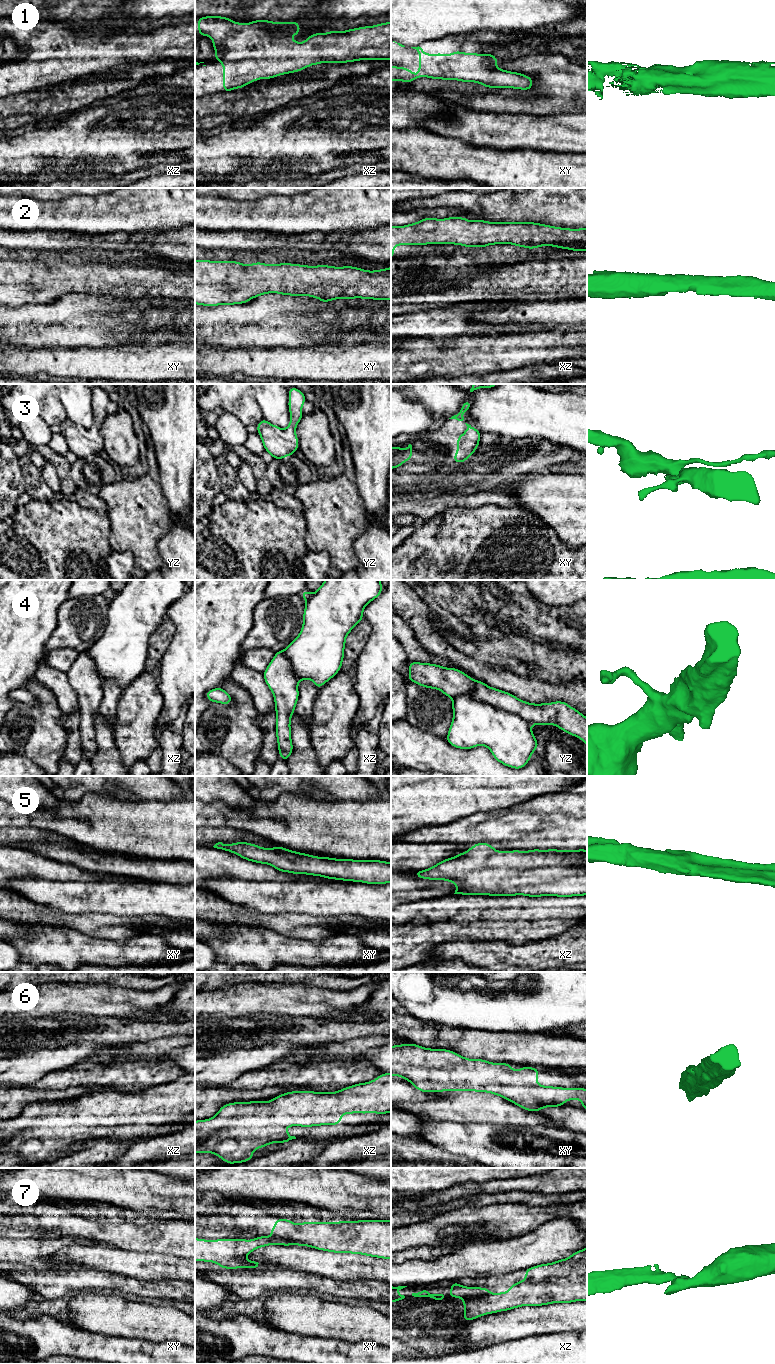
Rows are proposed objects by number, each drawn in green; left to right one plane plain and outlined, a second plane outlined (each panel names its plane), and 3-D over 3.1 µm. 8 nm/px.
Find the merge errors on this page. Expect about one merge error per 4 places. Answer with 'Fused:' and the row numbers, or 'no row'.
Fused: 4, 7

